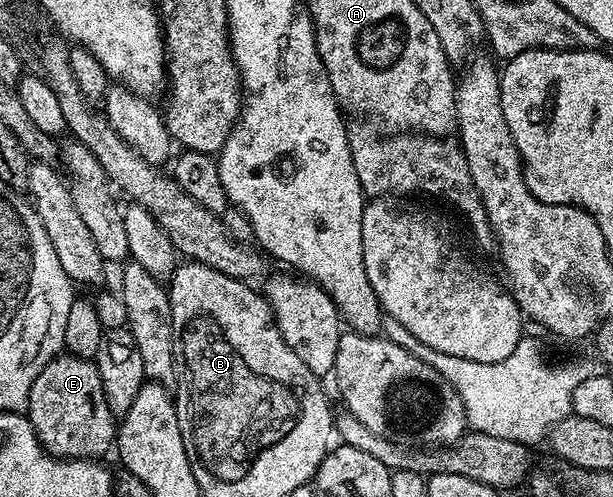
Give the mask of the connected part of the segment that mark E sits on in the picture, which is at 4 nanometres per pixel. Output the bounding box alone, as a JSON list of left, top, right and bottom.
[24,355,116,461]

